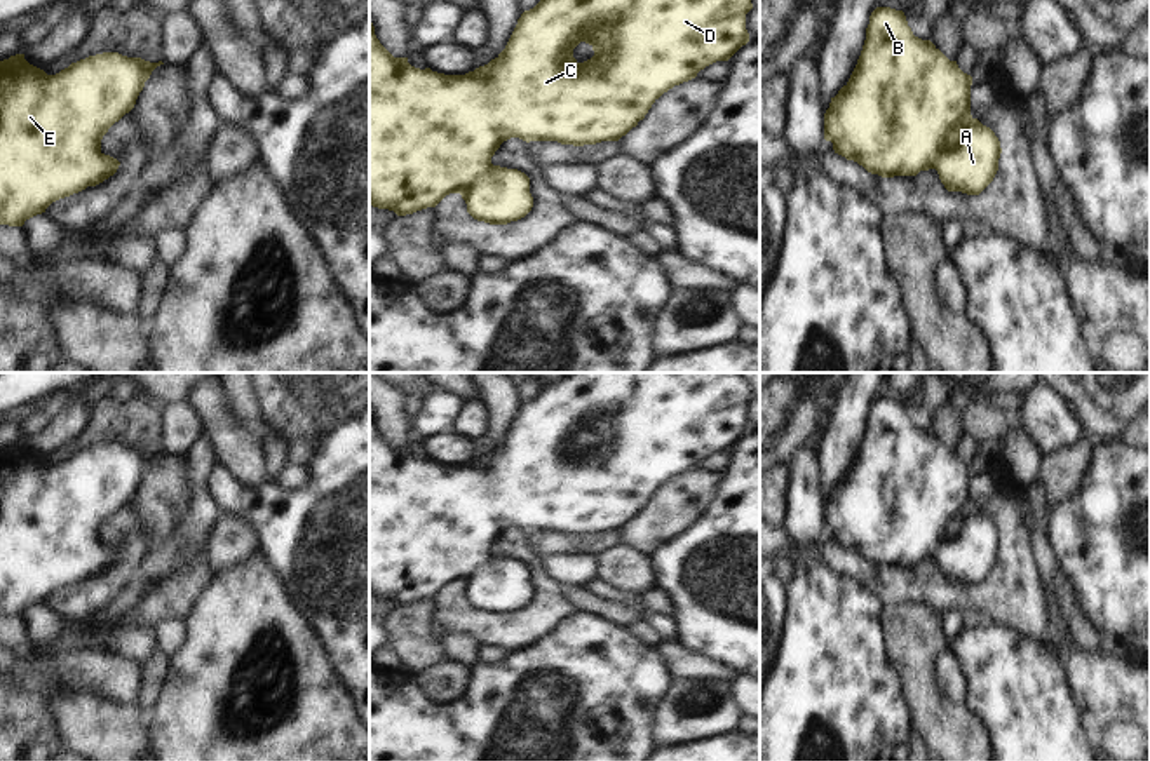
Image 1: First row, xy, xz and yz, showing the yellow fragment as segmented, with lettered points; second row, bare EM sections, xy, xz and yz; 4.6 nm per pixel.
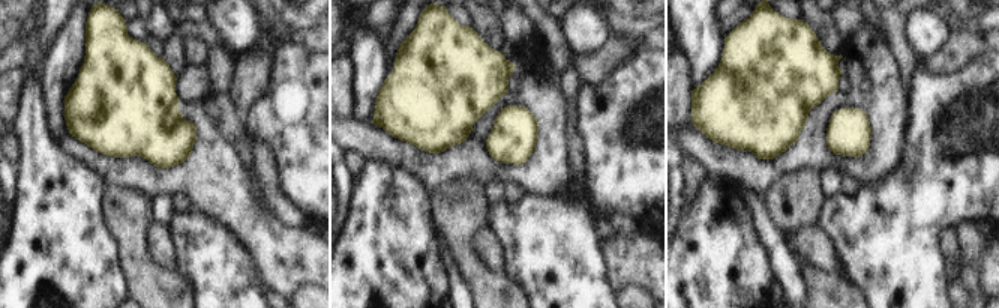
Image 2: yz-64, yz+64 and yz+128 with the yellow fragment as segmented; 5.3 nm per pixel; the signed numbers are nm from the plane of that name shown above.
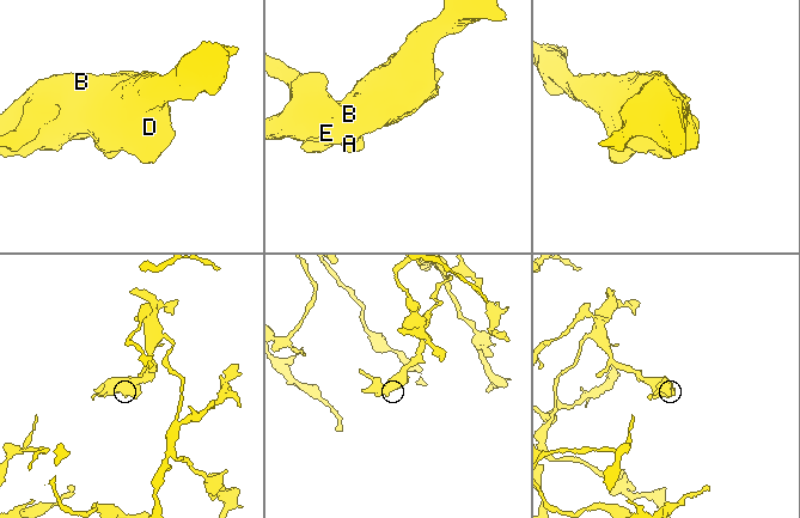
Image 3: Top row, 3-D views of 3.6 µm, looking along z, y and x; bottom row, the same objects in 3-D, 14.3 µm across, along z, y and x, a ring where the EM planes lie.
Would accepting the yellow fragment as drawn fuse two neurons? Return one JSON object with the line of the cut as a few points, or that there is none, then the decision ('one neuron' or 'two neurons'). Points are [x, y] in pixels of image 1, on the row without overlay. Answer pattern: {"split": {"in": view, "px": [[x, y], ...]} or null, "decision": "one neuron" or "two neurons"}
{"split": null, "decision": "one neuron"}

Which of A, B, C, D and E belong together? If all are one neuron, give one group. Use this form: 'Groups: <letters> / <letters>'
Groups: A B C D E

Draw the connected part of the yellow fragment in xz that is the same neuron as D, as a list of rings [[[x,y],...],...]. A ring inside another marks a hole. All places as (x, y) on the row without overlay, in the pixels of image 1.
[[[572,373],[524,401],[505,439],[465,465],[420,460],[408,448],[394,448],[376,428],[369,407],[369,596],[406,606],[460,583],[477,611],[507,615],[524,608],[533,597],[530,568],[491,554],[504,531],[519,528],[573,536],[619,531],[664,482],[716,451],[728,451],[746,435],[746,404],[751,399],[751,388],[739,373]],[[580,432],[594,441],[584,453],[573,448]]]

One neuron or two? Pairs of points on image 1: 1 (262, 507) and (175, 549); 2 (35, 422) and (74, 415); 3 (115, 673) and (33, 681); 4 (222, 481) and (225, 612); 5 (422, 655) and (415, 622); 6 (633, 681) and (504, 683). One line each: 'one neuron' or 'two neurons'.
1: two neurons
2: two neurons
3: one neuron
4: two neurons
5: one neuron
6: one neuron

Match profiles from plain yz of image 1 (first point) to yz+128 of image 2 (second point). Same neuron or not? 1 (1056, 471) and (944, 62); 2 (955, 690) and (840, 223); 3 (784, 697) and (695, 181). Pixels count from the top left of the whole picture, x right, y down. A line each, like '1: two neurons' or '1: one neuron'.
1: one neuron
2: two neurons
3: two neurons

